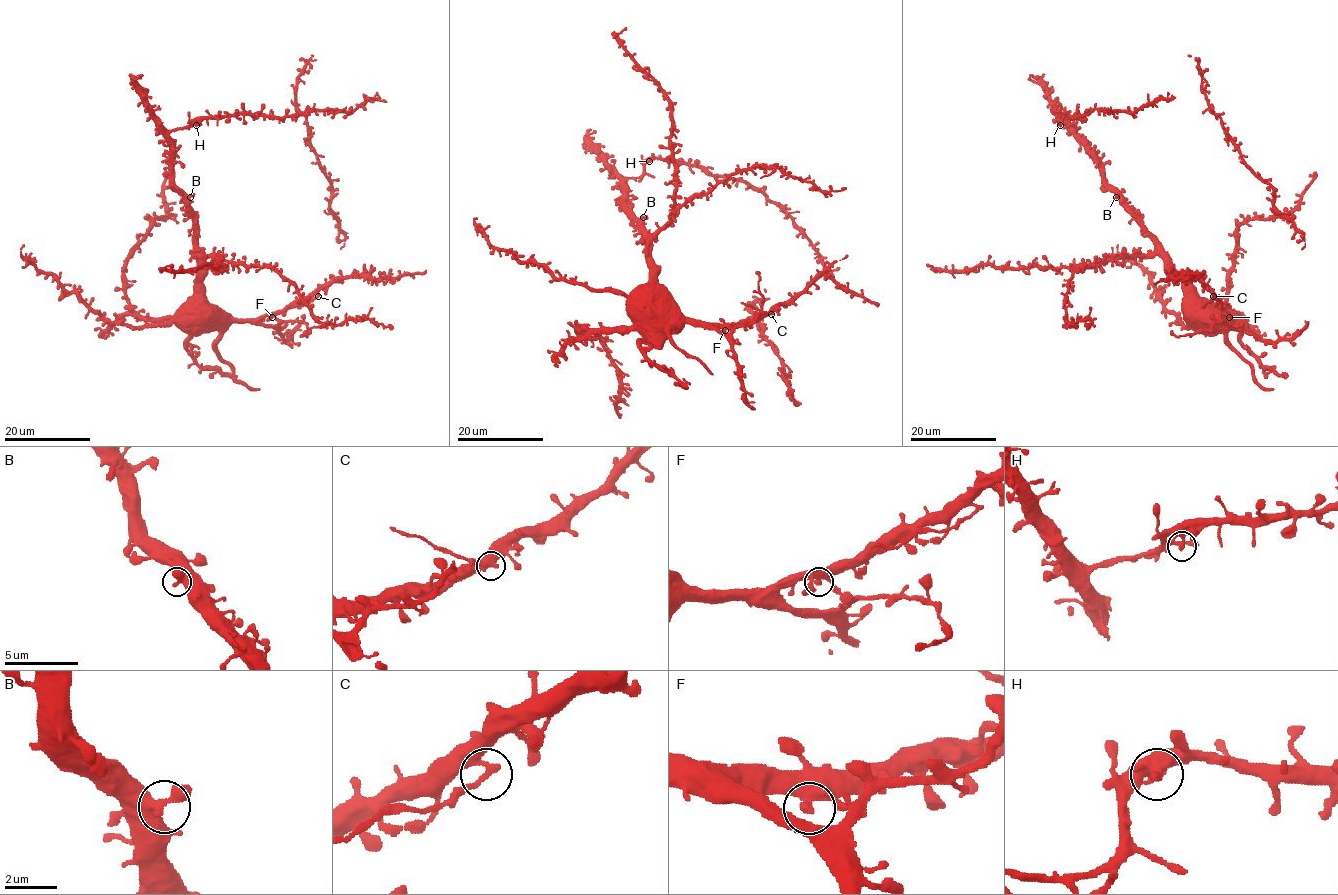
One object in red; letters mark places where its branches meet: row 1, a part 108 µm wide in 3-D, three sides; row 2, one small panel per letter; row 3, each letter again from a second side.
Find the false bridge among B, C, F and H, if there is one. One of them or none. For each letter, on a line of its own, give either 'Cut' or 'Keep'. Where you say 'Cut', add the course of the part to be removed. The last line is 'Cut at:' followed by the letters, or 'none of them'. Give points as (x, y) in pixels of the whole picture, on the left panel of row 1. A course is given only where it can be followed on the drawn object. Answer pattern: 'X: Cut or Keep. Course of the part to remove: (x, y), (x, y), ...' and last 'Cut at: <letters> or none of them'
B: Keep
C: Cut. Course of the part to remove: (318, 296), (296, 306), (288, 306)
F: Keep
H: Keep
Cut at: C

